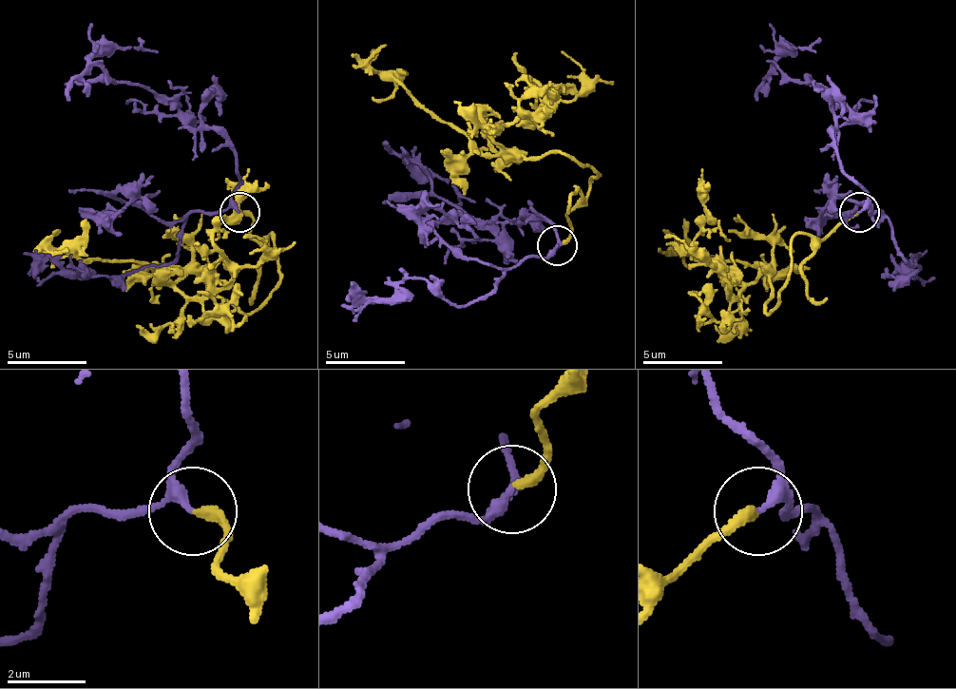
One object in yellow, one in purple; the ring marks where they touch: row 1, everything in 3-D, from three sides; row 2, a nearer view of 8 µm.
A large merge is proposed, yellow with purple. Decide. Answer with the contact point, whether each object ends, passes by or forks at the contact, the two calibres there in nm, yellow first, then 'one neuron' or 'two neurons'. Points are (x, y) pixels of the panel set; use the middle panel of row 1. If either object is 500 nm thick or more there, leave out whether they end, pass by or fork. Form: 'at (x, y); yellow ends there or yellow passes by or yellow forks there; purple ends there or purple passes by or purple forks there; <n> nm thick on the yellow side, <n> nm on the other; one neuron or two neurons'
at (557, 245); yellow ends there; purple passes by; 260 nm thick on the yellow side, 200 nm on the other; one neuron

